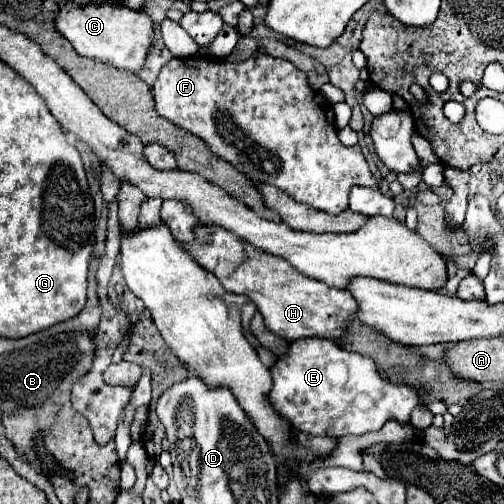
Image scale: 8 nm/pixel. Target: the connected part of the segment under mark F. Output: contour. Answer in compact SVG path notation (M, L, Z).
M258 52L242 62L208 56L172 58L160 70L156 84L152 86L152 94L158 116L204 140L210 152L246 172L252 182L272 184L290 194L294 200L316 210L330 214L344 212L348 208L350 188L380 188L380 178L372 176L360 146L348 148L338 140L332 102L326 100L322 92L312 90L306 82L306 74L284 58L274 58L264 52Z

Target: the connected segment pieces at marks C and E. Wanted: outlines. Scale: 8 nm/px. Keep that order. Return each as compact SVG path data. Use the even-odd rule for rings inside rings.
M62 4L56 14L56 28L66 36L66 40L70 40L80 56L110 64L136 76L144 68L148 52L154 44L154 28L146 12L134 12L130 8L118 8L112 4Z
M304 338L290 344L286 356L278 358L278 364L270 368L274 386L270 390L270 402L276 412L292 422L292 426L300 432L314 432L318 436L346 436L346 434L364 434L372 430L380 430L386 420L396 418L406 424L410 420L410 412L420 404L416 390L408 384L392 384L384 380L374 368L374 360L346 352L338 344L326 338Z

